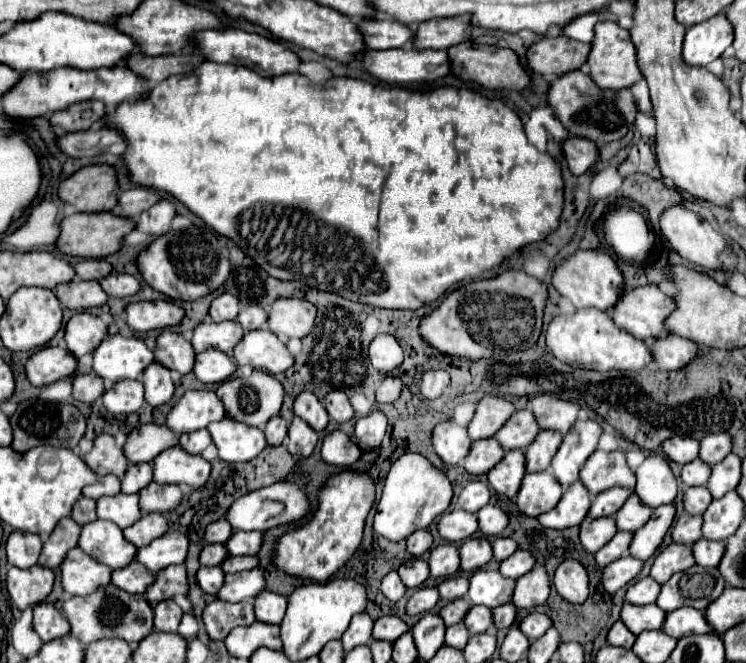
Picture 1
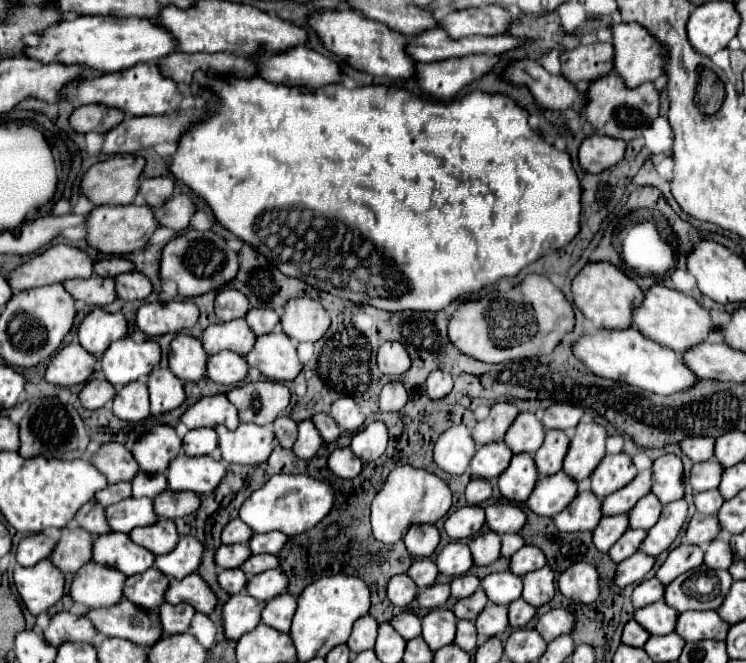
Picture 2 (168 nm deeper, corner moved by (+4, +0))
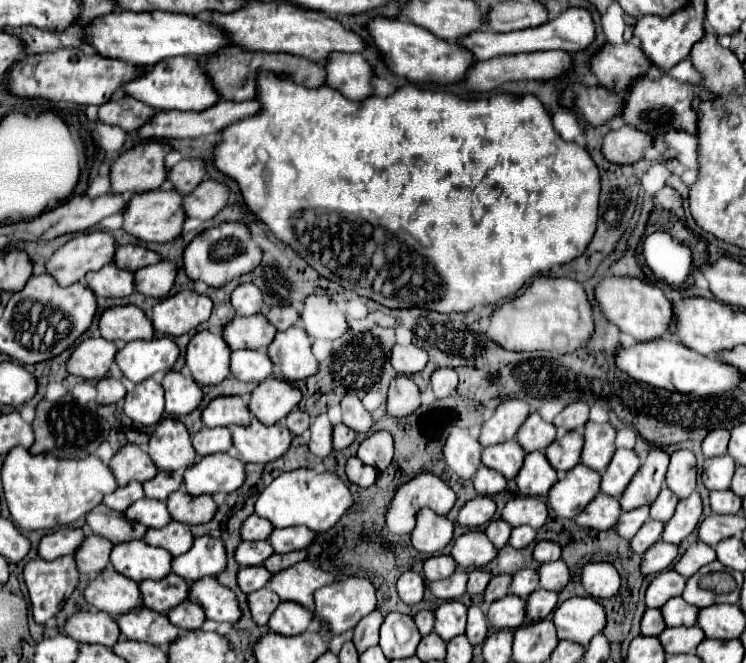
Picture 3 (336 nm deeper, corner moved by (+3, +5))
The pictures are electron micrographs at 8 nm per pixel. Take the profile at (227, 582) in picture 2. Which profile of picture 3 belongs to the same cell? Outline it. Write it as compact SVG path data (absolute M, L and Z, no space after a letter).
M251 566L251 568L239 570L237 582L245 594L251 594L251 592L263 588L269 582L269 578L273 578L273 574L269 570L265 570L265 566Z

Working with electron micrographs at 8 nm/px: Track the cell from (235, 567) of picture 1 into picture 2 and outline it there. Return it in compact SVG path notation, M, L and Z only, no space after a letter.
M250 555L250 559L246 559L246 563L242 563L242 571L250 577L256 573L262 573L266 569L274 569L278 567L278 557L276 555Z

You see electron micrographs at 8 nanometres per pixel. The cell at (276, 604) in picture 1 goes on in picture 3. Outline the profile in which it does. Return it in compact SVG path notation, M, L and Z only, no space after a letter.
M281 602L269 620L269 628L271 632L283 634L283 636L295 636L305 632L311 620L313 620L313 612L305 610L295 602Z

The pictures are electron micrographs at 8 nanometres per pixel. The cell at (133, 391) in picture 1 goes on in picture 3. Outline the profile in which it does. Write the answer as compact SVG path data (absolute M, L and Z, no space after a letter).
M147 378L145 382L137 384L137 388L125 396L123 410L131 420L139 424L159 424L165 414L165 398L161 384L153 378Z

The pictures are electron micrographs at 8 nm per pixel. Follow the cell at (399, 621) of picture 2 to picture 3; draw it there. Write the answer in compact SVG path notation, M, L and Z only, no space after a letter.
M421 610L415 614L415 624L419 628L419 632L425 636L429 632L433 632L433 624L435 624L435 612L433 610Z

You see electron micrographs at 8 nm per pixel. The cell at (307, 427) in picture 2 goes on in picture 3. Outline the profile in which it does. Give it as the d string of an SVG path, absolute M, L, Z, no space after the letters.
M321 414L313 420L311 424L311 440L309 440L309 450L319 456L319 458L327 458L333 450L333 442L331 442L331 430L333 424L329 422L327 414Z

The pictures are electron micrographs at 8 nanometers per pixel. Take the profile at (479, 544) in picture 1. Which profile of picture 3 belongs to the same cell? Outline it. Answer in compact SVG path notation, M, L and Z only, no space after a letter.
M503 518L491 520L491 522L487 524L487 528L485 528L489 540L491 540L497 548L503 548L503 546L507 544L507 540L509 540L509 530L513 530L513 528L511 528Z

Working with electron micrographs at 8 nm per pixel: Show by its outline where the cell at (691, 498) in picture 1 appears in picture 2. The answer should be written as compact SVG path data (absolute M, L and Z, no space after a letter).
M716 489L704 491L704 493L694 493L694 505L704 515L716 515L722 503L724 503L724 499Z

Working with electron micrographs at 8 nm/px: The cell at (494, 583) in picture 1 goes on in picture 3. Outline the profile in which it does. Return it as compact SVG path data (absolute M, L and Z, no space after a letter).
M523 568L513 574L513 582L509 590L519 598L527 598L537 588L539 588L539 572L533 568Z

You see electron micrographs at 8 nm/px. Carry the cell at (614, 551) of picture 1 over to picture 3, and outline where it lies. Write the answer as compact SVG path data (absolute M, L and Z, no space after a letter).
M647 520L647 522L641 526L641 530L635 534L635 538L631 540L633 552L643 554L647 548L651 548L655 542L659 542L659 540L661 540L661 534L663 534L663 528L665 528L663 522Z

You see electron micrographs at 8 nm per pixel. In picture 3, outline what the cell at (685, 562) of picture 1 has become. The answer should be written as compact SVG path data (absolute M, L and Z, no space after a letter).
M697 542L693 546L687 548L687 552L681 556L681 560L675 564L675 570L679 574L683 574L685 578L689 578L691 574L695 574L701 566L709 564L715 560L715 550L703 542Z

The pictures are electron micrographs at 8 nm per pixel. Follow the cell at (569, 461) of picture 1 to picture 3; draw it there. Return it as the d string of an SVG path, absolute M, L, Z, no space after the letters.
M587 422L585 448L581 454L581 462L597 472L607 470L607 466L615 454L615 434L617 434L617 430L611 424Z

